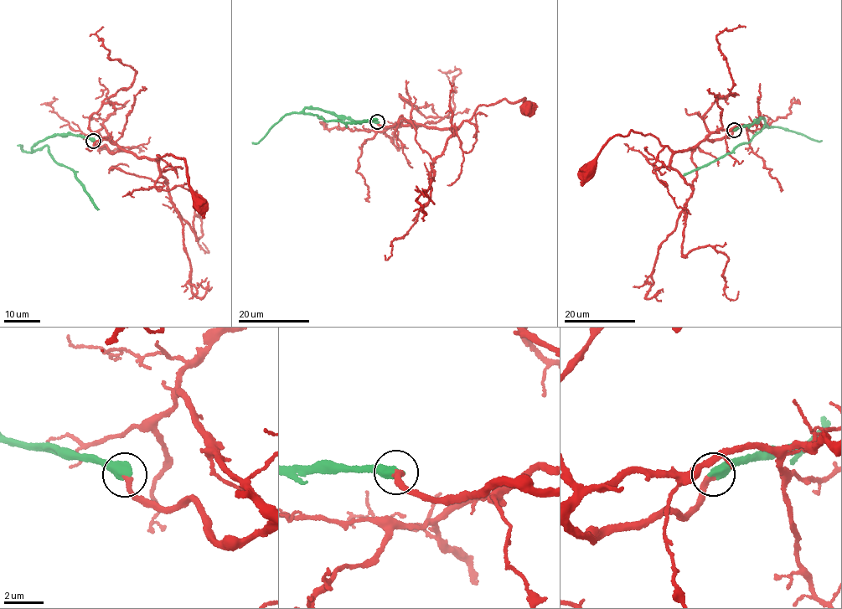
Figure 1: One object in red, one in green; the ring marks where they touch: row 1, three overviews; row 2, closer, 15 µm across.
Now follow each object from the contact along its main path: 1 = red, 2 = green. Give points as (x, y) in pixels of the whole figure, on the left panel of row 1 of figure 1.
1: (93, 140), (114, 154), (121, 149), (154, 160), (160, 158), (157, 155), (184, 158), (188, 183), (199, 202)
2: (93, 140), (68, 132), (57, 133), (32, 147), (37, 150), (47, 146), (56, 162), (73, 169), (99, 209)

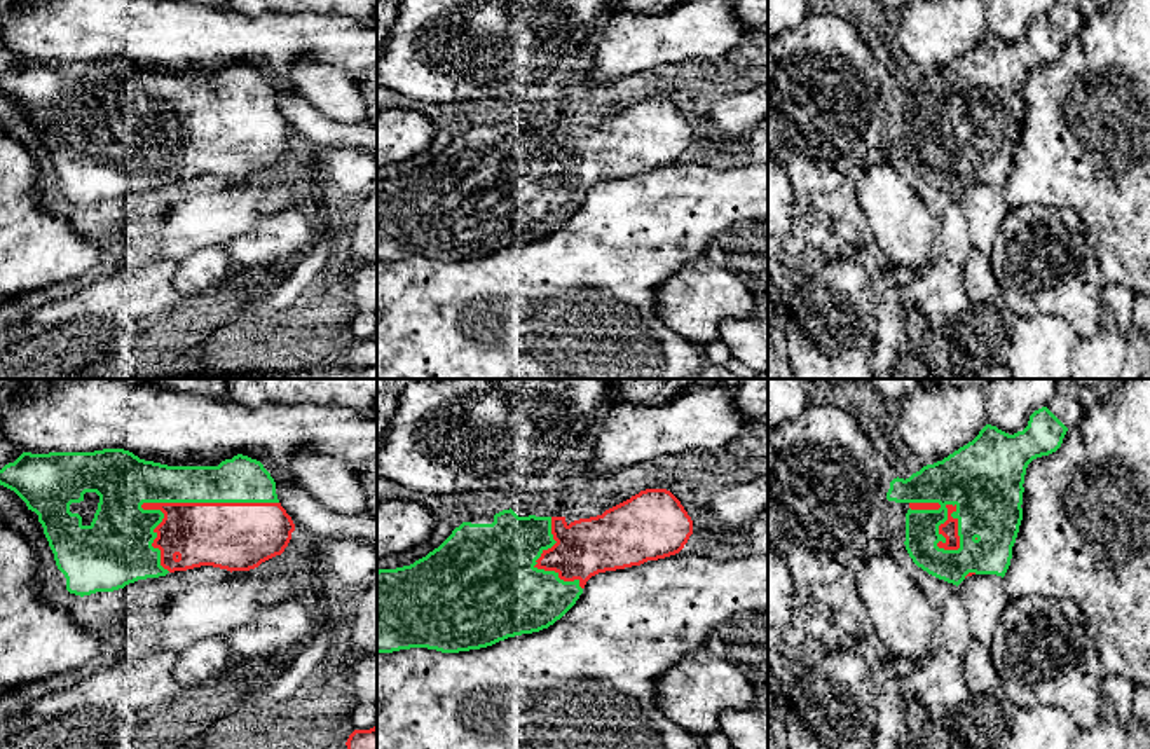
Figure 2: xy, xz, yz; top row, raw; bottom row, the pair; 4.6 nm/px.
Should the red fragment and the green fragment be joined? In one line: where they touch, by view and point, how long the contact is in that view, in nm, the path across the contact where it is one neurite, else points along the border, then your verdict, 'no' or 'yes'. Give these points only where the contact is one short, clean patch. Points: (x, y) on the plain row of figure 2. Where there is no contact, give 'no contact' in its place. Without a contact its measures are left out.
meets red in xy at (208, 112); contact 650 nm long; yes

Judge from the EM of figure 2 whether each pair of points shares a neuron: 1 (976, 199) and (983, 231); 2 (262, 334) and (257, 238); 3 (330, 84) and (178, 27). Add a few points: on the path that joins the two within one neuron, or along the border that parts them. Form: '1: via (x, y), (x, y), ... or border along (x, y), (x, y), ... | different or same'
1: via (983, 206), (983, 224) | same
2: border along (299, 252), (271, 262), (248, 266), (231, 262) | different
3: border along (332, 65), (301, 61), (292, 70), (288, 84) | different

